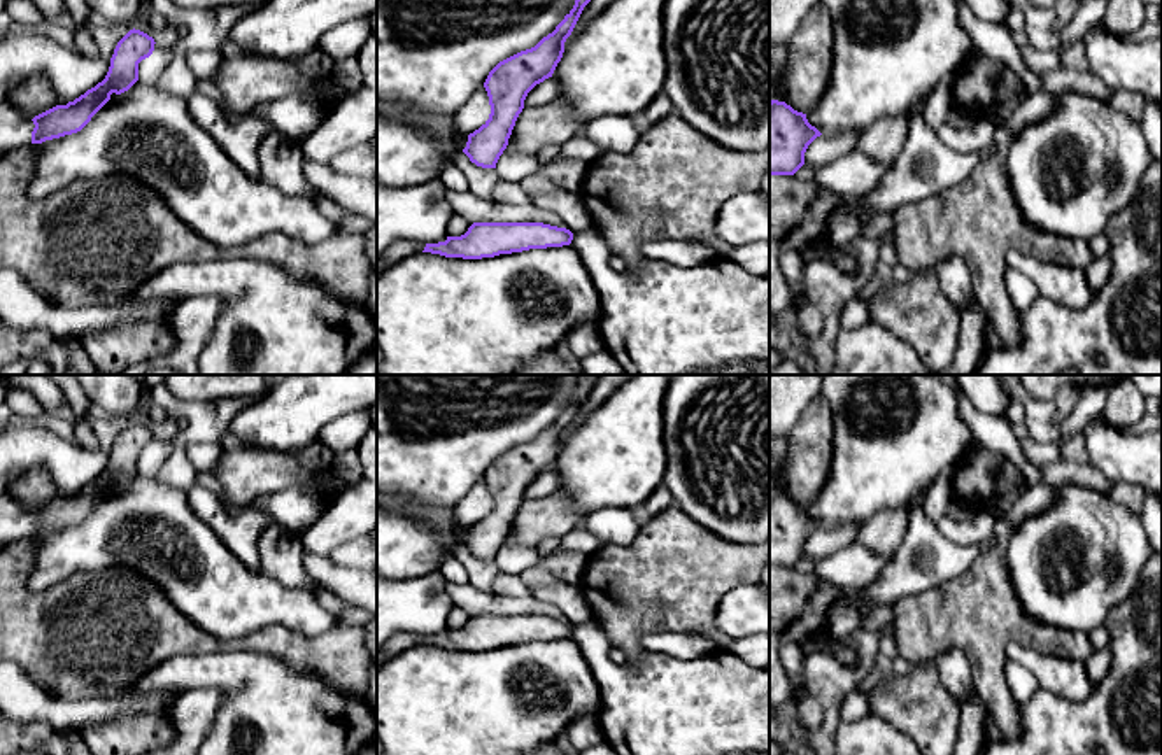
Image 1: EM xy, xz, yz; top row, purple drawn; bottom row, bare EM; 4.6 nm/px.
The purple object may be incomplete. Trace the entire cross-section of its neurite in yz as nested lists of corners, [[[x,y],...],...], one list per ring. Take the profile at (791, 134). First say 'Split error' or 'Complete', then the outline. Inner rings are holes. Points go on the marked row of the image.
Complete. [[[769,102],[769,175],[794,175],[804,165],[808,145],[822,133],[811,126],[806,114],[794,110],[785,102]]]

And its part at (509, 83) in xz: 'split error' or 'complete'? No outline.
complete

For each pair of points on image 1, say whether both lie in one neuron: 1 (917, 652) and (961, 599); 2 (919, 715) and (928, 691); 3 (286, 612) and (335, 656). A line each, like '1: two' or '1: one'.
1: one
2: one
3: two

